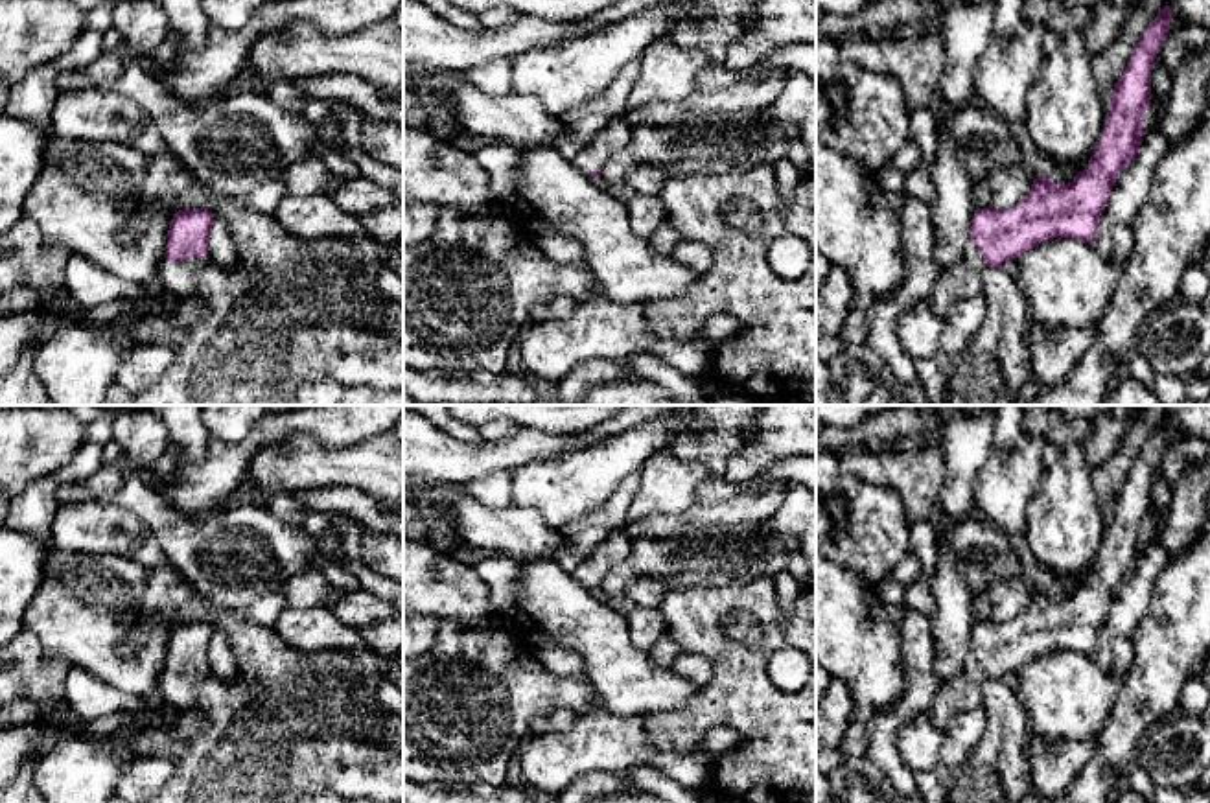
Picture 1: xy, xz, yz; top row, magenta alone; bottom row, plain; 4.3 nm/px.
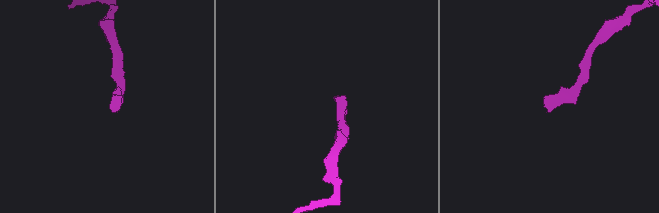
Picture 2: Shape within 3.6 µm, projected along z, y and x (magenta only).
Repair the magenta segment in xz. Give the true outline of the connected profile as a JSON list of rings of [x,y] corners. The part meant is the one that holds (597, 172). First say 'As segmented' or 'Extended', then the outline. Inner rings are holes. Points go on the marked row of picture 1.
Extended. [[[626,112],[613,116],[606,127],[597,133],[573,157],[573,166],[589,177],[599,177],[604,164],[619,151],[622,151],[632,138],[632,129],[626,123]]]

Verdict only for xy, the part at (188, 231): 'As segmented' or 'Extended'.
Extended

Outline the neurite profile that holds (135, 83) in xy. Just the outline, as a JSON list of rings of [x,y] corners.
[[[127,63],[118,79],[103,81],[101,90],[123,94],[140,105],[195,182],[221,195],[243,199],[324,145],[350,158],[361,177],[390,190],[403,204],[403,169],[346,142],[324,142],[311,122],[278,107],[265,90],[225,92],[186,105],[134,63]]]

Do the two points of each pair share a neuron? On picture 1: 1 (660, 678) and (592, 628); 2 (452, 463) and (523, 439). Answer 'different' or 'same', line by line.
1: same
2: same

